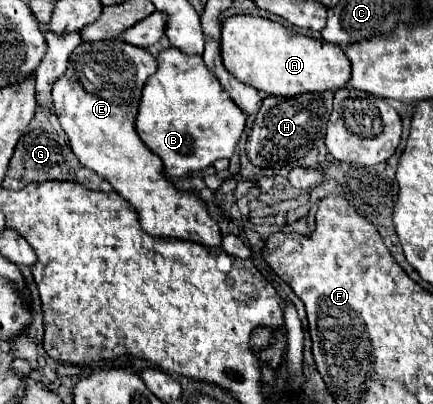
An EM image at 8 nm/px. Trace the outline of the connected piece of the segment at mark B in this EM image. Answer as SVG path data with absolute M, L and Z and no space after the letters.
M165 48L155 60L157 72L143 86L135 130L163 160L163 172L173 178L185 176L211 166L219 158L231 158L245 128L245 116L209 72L203 58L183 56L177 48Z

